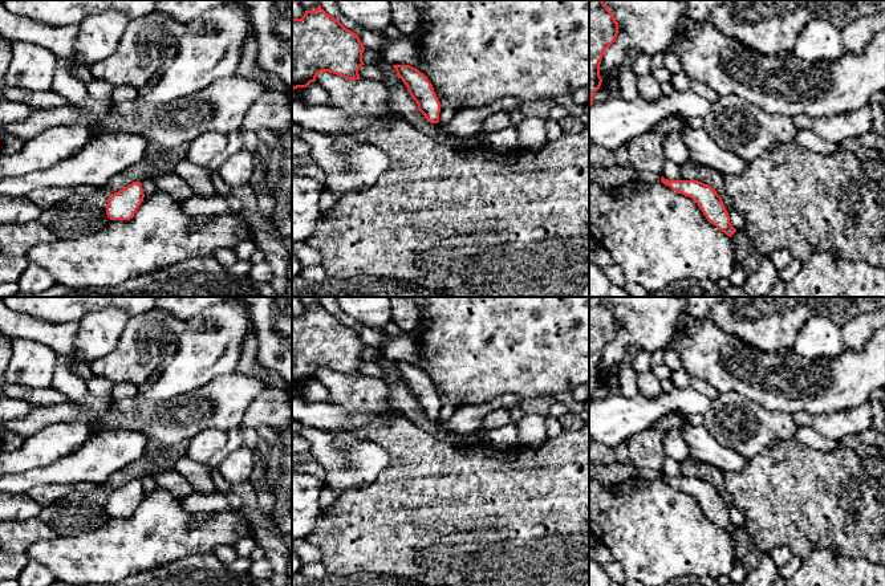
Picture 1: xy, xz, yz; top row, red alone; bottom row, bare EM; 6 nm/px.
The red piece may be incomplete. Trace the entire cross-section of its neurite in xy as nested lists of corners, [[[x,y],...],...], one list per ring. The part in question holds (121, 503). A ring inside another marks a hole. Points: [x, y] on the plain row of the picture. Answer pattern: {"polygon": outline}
{"polygon": [[[133,479],[118,489],[110,491],[106,512],[110,517],[130,517],[143,498],[145,491],[141,479]]]}

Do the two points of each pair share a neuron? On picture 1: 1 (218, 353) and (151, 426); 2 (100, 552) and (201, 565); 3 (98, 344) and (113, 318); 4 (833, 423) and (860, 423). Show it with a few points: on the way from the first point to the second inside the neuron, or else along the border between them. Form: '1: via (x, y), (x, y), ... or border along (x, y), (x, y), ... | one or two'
1: border along (210, 382), (162, 402), (150, 402) | two
2: border along (206, 553), (178, 558), (146, 570) | two
3: via (98, 337), (98, 333), (106, 325) | one
4: via (840, 423), (853, 423) | one

